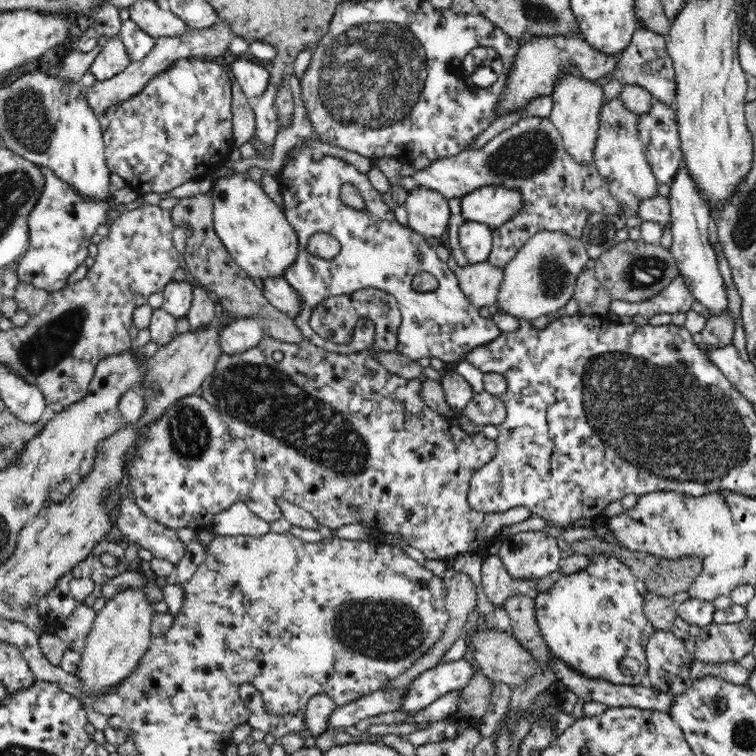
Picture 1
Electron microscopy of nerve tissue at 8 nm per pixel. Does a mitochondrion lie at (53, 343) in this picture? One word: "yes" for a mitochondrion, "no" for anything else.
yes

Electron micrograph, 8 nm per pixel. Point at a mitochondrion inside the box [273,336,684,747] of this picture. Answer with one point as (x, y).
(388, 629)

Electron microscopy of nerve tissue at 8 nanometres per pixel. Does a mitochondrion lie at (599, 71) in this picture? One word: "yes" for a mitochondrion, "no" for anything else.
no

